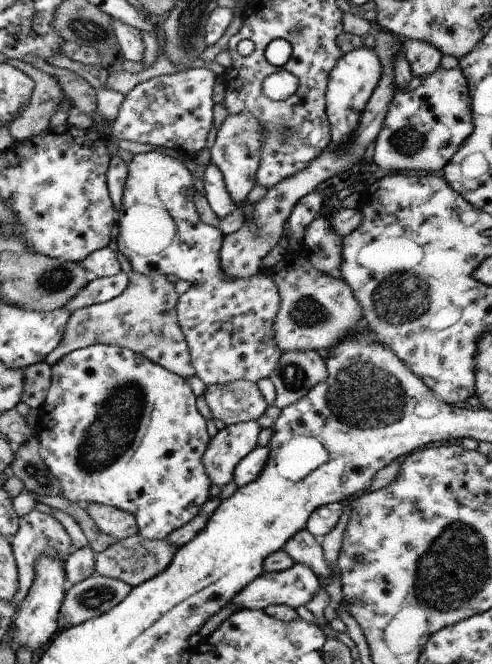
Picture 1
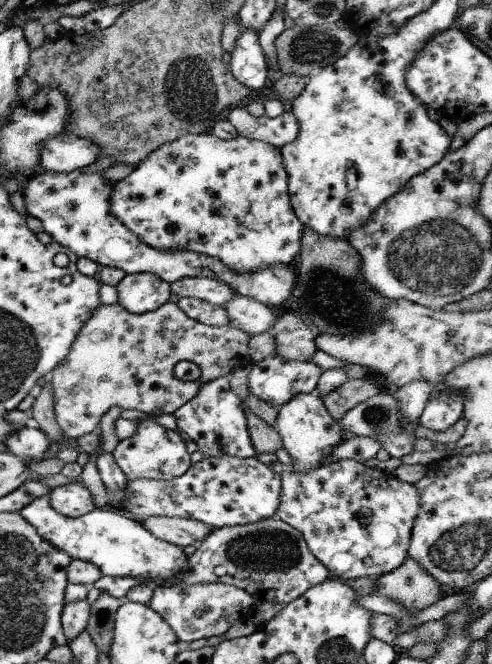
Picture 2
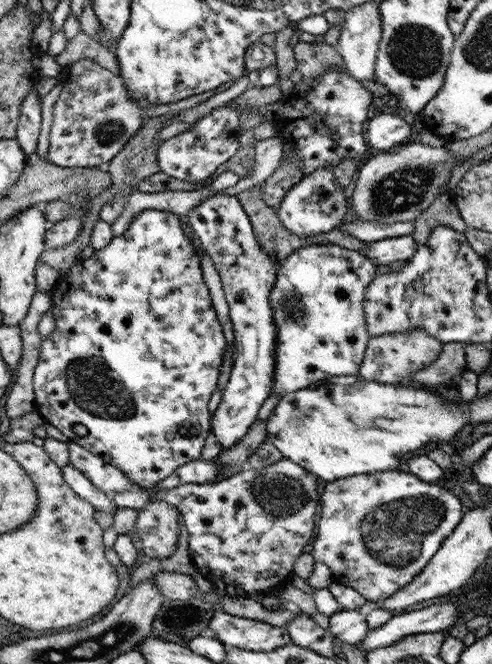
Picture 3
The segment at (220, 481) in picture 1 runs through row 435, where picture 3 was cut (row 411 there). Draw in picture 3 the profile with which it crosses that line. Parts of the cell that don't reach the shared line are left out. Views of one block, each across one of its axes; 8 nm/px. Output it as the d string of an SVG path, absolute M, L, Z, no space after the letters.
M211 194L201 199L186 218L217 270L232 324L235 356L220 402L209 422L215 441L222 449L227 449L243 438L263 400L271 393L275 370L275 325L269 296L279 262L263 253L247 215L233 195Z

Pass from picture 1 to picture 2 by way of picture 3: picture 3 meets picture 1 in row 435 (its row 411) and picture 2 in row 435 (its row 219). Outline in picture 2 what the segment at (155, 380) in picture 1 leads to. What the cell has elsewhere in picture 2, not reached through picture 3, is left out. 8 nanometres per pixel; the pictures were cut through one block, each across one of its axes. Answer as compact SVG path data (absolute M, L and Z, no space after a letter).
M150 415L134 423L136 431L133 436L118 441L113 451L110 452L115 464L119 466L126 478L129 480L137 478L171 480L181 476L191 466L185 441L178 432L164 428Z

